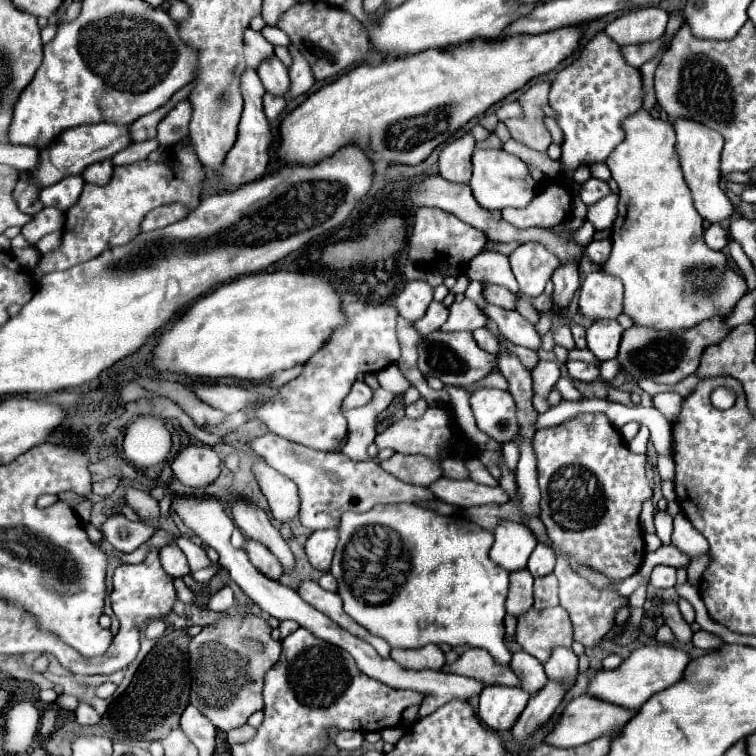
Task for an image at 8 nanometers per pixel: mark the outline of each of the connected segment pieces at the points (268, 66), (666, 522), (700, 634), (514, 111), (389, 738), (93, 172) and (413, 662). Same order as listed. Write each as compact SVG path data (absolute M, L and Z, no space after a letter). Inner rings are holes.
M272 57L272 59L264 61L258 67L258 75L260 75L260 79L262 79L268 93L284 97L286 101L290 101L290 97L288 97L288 85L290 85L288 69L280 63L278 57Z
M660 511L654 517L654 525L656 525L656 535L660 537L660 541L664 545L670 545L670 535L672 535L672 519L666 511Z
M698 630L693 634L692 643L694 647L700 647L700 649L716 649L722 645L720 639L716 639L715 635L704 630Z
M506 103L502 105L498 111L496 111L496 117L500 121L506 121L506 119L512 119L512 117L522 117L522 107L518 103Z
M390 727L388 729L383 729L381 733L381 738L384 742L395 745L405 734L407 730L403 727Z
M106 159L106 161L100 161L100 163L94 163L94 165L86 167L82 177L84 177L86 183L106 185L110 181L110 177L112 177L112 161Z
M426 645L420 649L392 649L392 659L404 669L440 671L444 665L444 653L436 645Z

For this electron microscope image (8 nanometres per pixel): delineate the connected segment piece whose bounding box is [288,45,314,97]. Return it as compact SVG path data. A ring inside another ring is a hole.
M292 45L288 49L290 49L292 57L294 57L294 63L290 67L290 81L292 81L290 95L298 97L298 95L306 93L314 85L314 81L312 81L312 69L310 69L308 61L300 55L300 51L296 51Z

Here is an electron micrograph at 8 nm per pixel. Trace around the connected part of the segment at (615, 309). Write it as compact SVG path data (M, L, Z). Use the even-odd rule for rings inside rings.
M604 271L590 273L582 287L578 299L580 313L590 321L616 319L622 313L622 283Z

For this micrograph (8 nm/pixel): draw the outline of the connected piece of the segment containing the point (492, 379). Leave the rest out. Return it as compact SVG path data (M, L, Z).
M496 371L496 373L490 373L490 375L488 375L488 379L484 377L482 381L474 383L474 385L470 385L470 387L466 387L466 389L468 389L468 391L472 391L472 389L476 389L476 387L498 387L498 389L506 391L506 389L508 389L508 379L506 379L500 371Z

